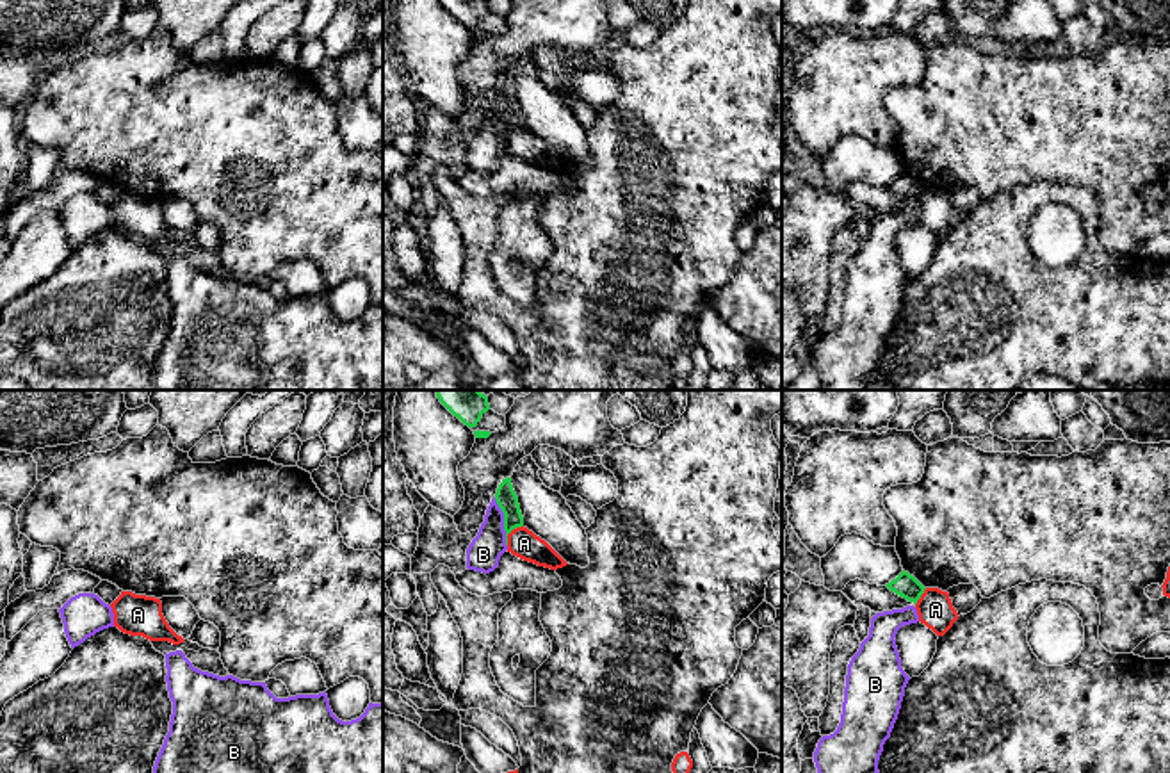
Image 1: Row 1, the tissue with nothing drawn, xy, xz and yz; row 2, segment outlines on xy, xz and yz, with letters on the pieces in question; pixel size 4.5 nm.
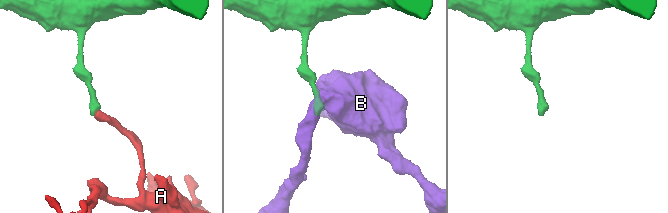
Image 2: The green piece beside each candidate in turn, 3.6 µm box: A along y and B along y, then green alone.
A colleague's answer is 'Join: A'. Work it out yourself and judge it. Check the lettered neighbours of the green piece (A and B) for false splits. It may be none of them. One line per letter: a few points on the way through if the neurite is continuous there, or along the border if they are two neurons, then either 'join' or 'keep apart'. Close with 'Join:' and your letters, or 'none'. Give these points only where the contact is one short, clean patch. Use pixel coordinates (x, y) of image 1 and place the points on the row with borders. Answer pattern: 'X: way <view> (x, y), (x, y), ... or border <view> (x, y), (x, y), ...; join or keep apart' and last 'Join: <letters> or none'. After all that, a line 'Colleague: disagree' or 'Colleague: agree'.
A: border xz (522, 524), (508, 535), (506, 544); keep apart
B: border xz (494, 497), (503, 513), (506, 545); keep apart
Join: none
Colleague: disagree

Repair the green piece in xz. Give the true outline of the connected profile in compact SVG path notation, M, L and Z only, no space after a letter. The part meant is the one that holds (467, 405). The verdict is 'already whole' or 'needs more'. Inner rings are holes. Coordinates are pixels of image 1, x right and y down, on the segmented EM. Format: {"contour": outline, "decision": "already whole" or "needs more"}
{"contour": "M435 390L440 403L465 426L475 427L490 410L488 397L479 390Z", "decision": "already whole"}

